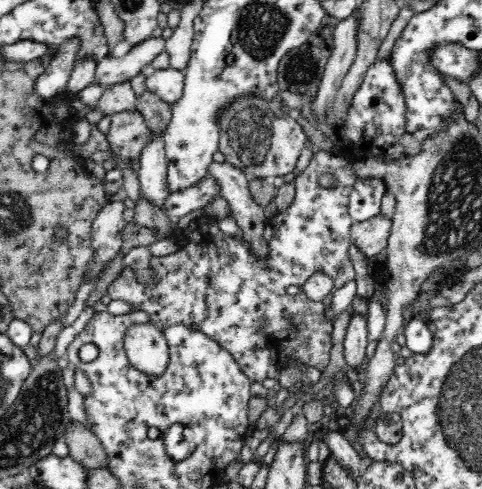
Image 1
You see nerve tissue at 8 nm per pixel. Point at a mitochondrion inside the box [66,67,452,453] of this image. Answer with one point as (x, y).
(248, 128)

